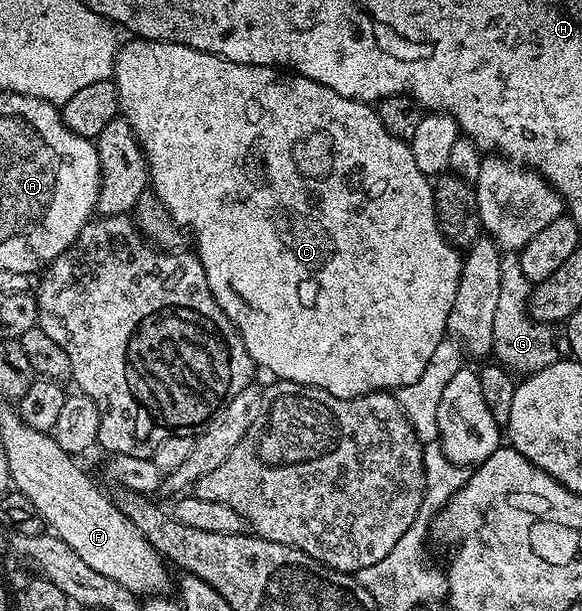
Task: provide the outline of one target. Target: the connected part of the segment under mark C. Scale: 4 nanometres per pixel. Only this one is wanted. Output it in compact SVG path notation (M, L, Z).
M142 37L129 39L129 42L122 44L117 50L117 58L113 64L113 76L111 78L117 85L119 93L120 116L133 128L133 133L137 137L137 142L141 144L141 150L145 152L145 158L149 164L149 179L152 192L157 194L157 198L165 205L165 209L171 215L171 219L176 225L191 234L195 242L195 252L203 263L203 271L207 275L207 287L211 287L211 295L215 295L215 303L223 307L227 319L239 331L247 351L251 355L254 366L266 369L269 373L274 373L274 378L283 381L294 381L300 385L310 385L316 389L327 391L336 397L351 399L352 397L362 397L365 393L380 393L382 391L396 391L401 386L413 384L430 362L431 355L435 352L435 347L447 337L447 319L451 315L451 303L455 303L455 291L459 287L459 275L461 274L462 254L458 252L441 233L441 228L437 226L437 216L435 215L435 199L433 198L433 181L415 164L415 155L411 155L409 143L401 141L379 119L376 108L372 104L355 99L347 99L331 87L323 87L323 83L315 83L306 77L299 77L289 71L282 71L272 65L244 65L223 59L214 53L199 51L195 47L187 47L179 43L170 41L148 41Z

